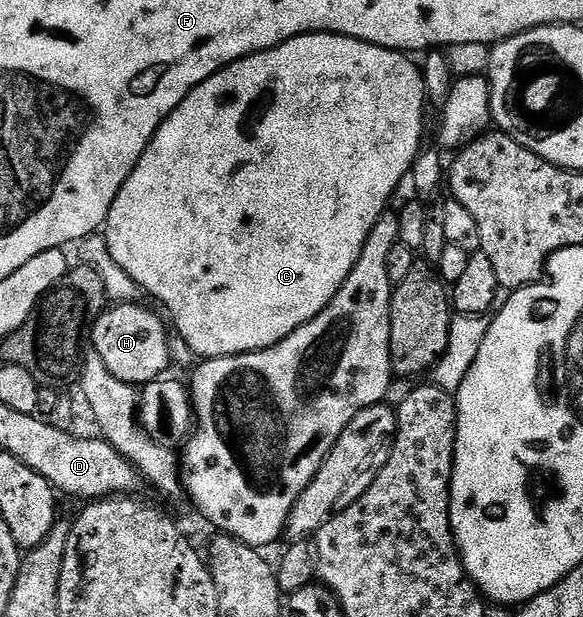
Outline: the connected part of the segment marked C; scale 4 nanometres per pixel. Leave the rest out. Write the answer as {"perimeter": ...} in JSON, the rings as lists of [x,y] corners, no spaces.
{"perimeter":[[[301,34],[299,37],[287,40],[275,48],[264,50],[258,54],[249,54],[245,58],[235,60],[231,65],[223,67],[219,72],[215,72],[215,76],[203,80],[203,84],[196,86],[185,97],[183,104],[179,104],[179,108],[175,108],[175,112],[171,112],[161,121],[161,126],[155,132],[151,144],[147,144],[143,156],[139,156],[131,176],[127,176],[123,188],[119,188],[119,196],[115,196],[115,204],[111,204],[109,220],[103,227],[103,233],[109,244],[111,256],[119,264],[119,268],[123,268],[123,272],[127,272],[127,276],[131,276],[131,280],[135,280],[135,284],[144,293],[146,290],[151,297],[158,298],[165,305],[166,311],[164,310],[164,313],[168,315],[171,322],[171,317],[173,317],[173,322],[177,325],[177,330],[181,333],[182,340],[195,353],[202,354],[200,356],[202,359],[227,358],[230,354],[251,354],[254,350],[266,350],[269,346],[279,344],[284,338],[291,336],[299,327],[307,324],[315,316],[319,316],[323,312],[323,308],[327,308],[327,304],[331,304],[331,300],[335,300],[339,288],[343,288],[347,276],[351,276],[351,268],[355,268],[355,264],[363,252],[363,244],[367,244],[367,236],[371,236],[371,228],[375,228],[375,224],[390,209],[389,201],[392,200],[393,193],[400,188],[401,181],[404,178],[406,181],[410,177],[413,162],[423,149],[421,137],[425,134],[425,106],[427,107],[425,81],[421,75],[420,65],[416,61],[413,63],[409,58],[412,57],[400,50],[388,50],[382,46],[367,44],[363,40],[355,40],[347,36],[339,36],[338,34]]]}

